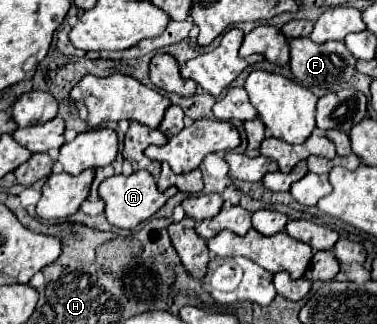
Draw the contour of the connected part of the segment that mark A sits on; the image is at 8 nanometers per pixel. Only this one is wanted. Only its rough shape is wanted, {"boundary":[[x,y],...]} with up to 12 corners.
{"boundary":[[146,170],[100,184],[106,218],[136,228],[178,192]]}

